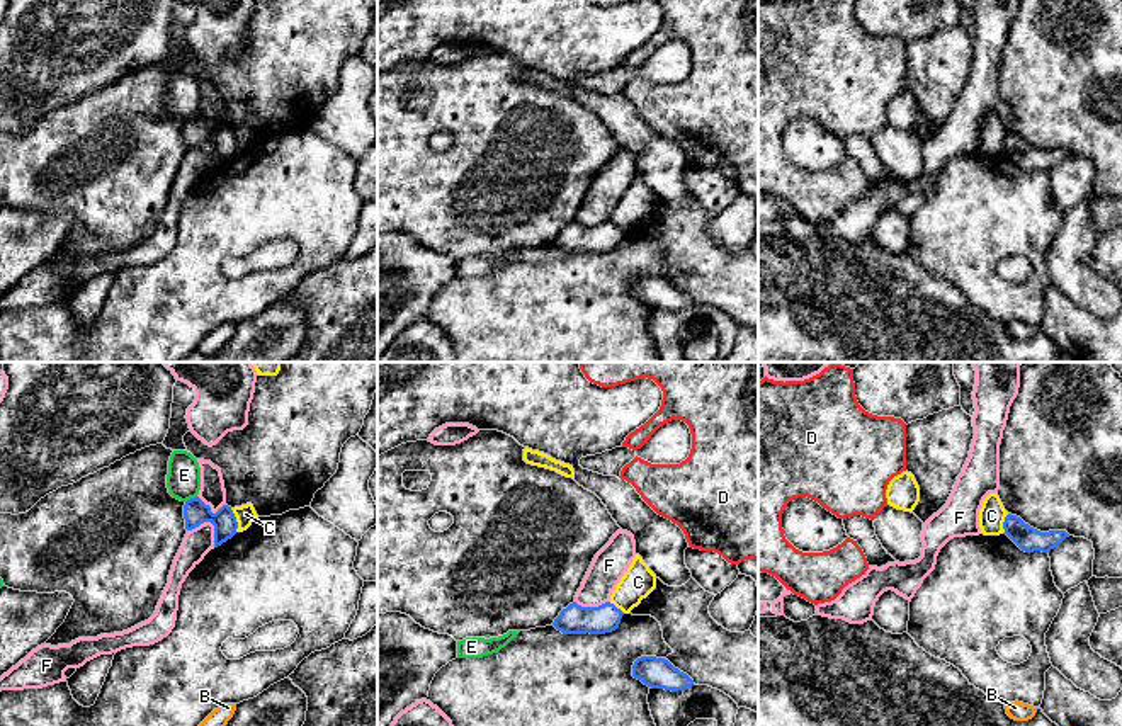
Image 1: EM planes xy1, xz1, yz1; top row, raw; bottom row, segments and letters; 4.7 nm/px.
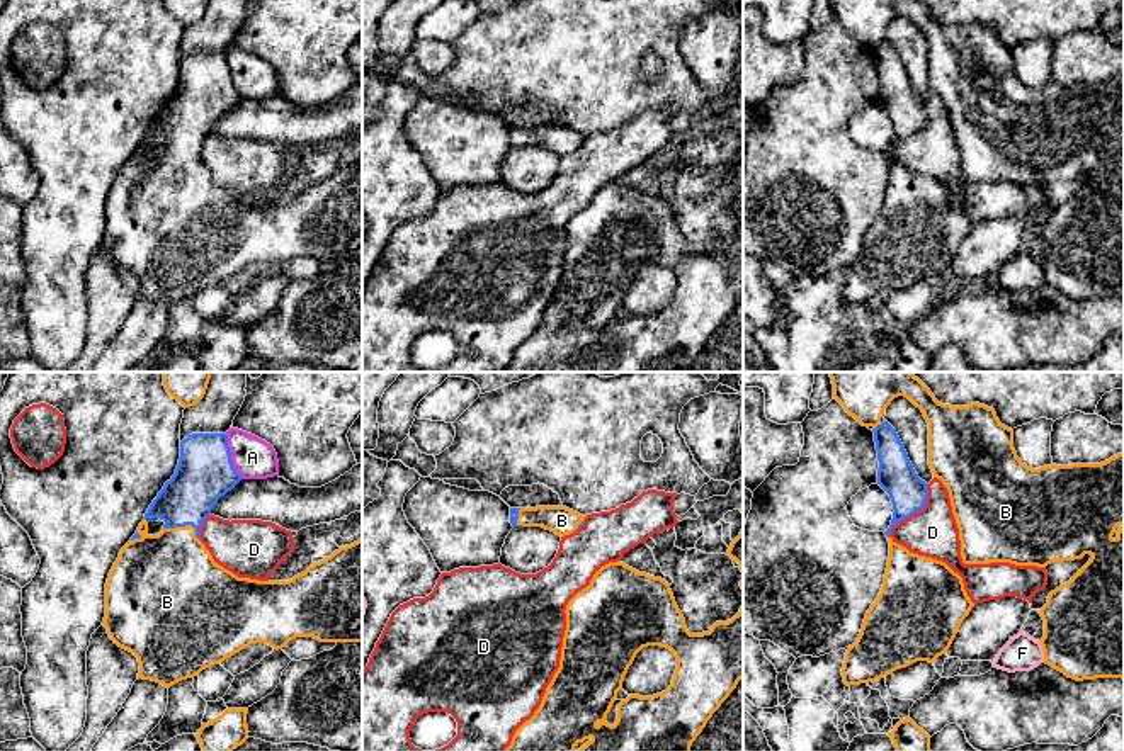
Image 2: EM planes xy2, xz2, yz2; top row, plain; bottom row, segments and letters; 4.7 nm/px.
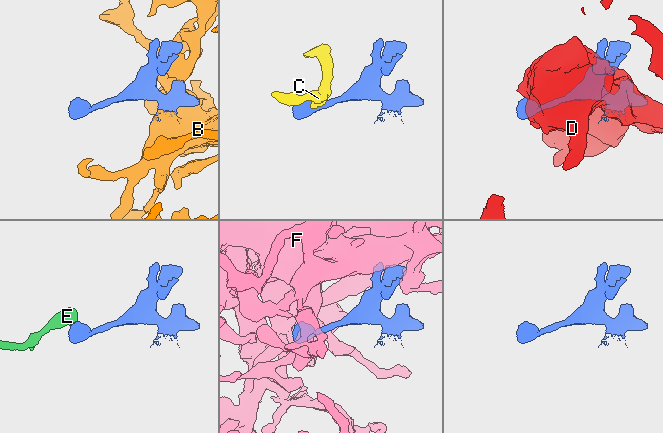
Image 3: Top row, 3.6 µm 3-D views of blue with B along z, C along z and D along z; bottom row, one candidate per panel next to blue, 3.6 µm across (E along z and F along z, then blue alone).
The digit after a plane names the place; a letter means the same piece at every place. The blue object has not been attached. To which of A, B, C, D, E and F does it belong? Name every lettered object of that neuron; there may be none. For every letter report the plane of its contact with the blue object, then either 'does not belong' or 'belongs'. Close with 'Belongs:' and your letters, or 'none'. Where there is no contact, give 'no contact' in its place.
A: xy2 | does not belong
B: xy2 | belongs
C: xy1 | does not belong
D: yz2 | does not belong
E: xy1 | does not belong
F: xy1 | does not belong
Belongs: B

